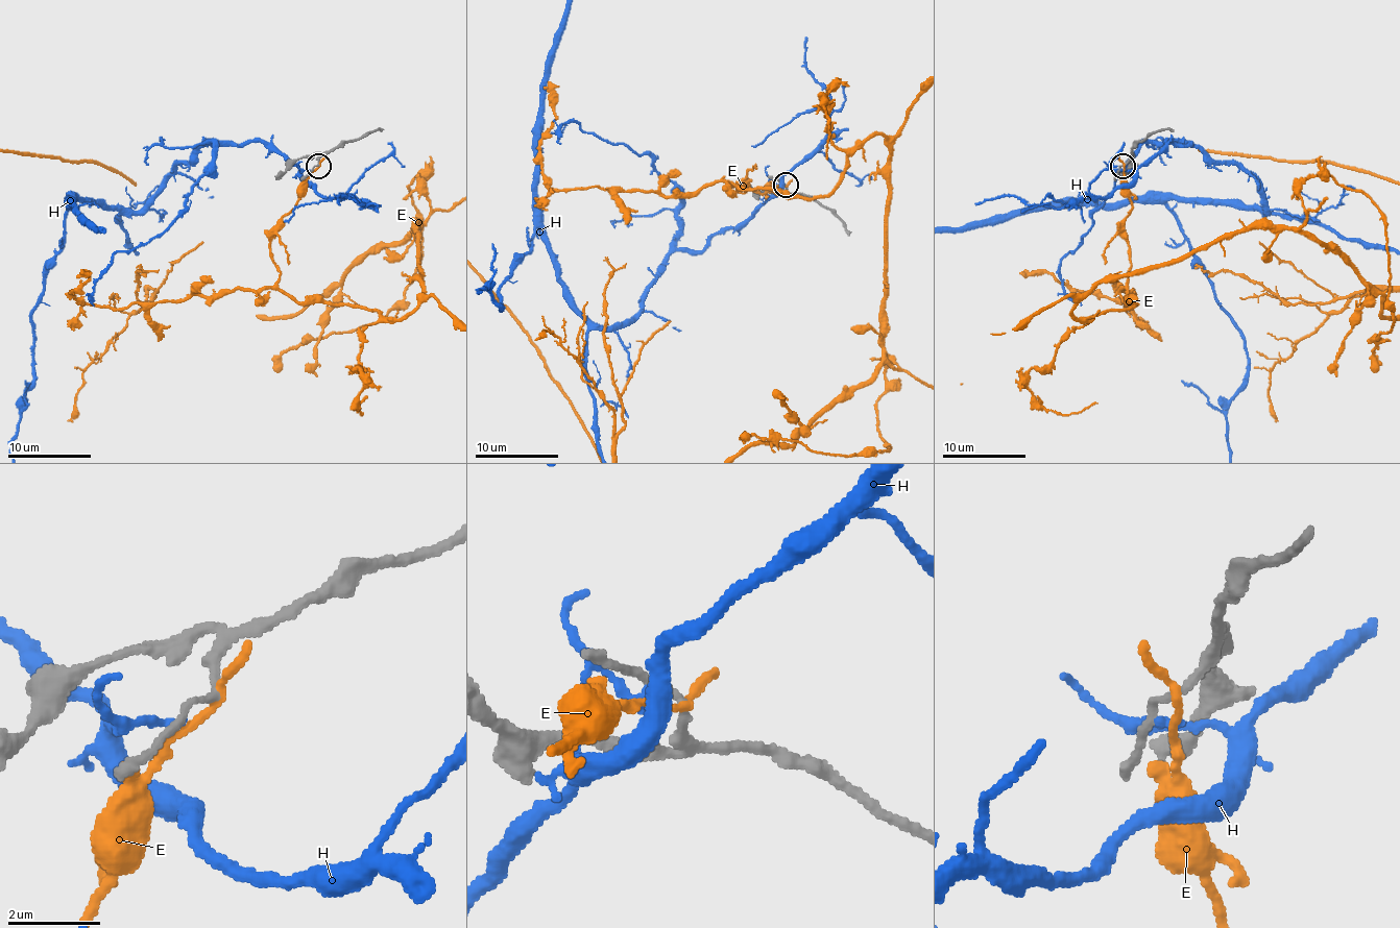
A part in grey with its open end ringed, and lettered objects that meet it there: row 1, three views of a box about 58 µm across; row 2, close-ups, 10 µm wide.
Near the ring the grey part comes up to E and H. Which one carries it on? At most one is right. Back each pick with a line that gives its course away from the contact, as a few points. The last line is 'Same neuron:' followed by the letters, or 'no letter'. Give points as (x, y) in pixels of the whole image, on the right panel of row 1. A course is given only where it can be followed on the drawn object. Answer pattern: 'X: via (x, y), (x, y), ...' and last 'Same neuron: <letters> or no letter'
Same neuron: no letter

